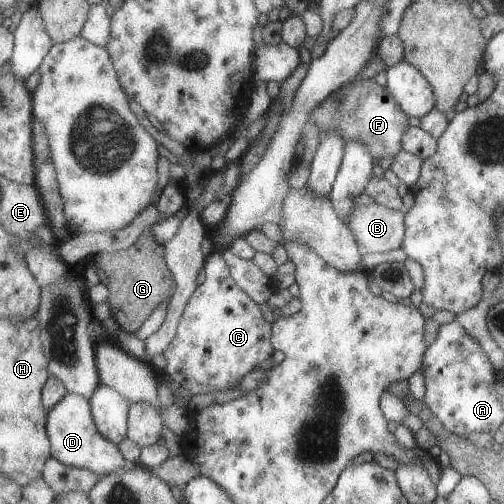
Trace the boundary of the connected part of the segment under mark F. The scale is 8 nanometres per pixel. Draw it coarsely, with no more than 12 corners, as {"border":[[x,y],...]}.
{"border":[[342,85],[307,116],[373,158],[402,149],[408,119],[385,86]]}

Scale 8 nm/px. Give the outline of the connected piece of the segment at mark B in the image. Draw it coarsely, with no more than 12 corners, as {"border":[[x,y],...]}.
{"border":[[357,205],[347,224],[362,253],[401,248],[404,214]]}

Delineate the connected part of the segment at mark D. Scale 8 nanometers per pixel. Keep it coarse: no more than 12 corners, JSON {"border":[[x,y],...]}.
{"border":[[89,401],[46,411],[50,456],[108,475],[132,468],[97,432]]}

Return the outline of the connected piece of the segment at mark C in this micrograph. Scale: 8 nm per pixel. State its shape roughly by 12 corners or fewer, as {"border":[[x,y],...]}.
{"border":[[220,251],[160,372],[192,395],[271,358],[271,324]]}

